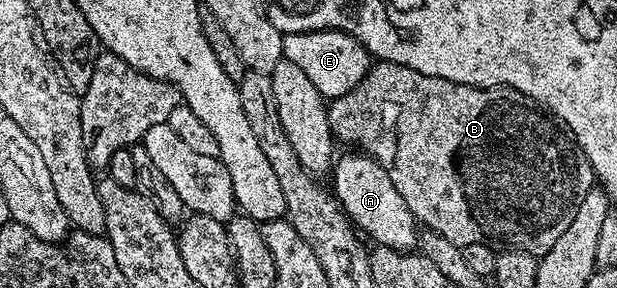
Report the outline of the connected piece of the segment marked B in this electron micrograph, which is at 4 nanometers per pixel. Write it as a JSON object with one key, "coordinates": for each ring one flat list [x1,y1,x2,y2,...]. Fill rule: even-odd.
{"coordinates":[[375,62,366,76,350,92,329,100,326,116,330,122,330,134,339,144,355,143,359,152,365,153,379,163,388,173,392,185,396,185,396,193,404,197,404,205,414,214,415,220,423,228,440,233,440,237,452,241,452,245,464,247,486,243,495,249,523,251,542,256,556,245,556,241,568,229,572,217,576,217,576,209,580,209,580,201,595,186,594,170,588,157,580,149,569,127,551,115,546,108,540,106,532,97,520,93,511,87,473,87,456,81,448,81,444,77,428,77,428,73,416,73,416,69,408,69,408,65]]}

